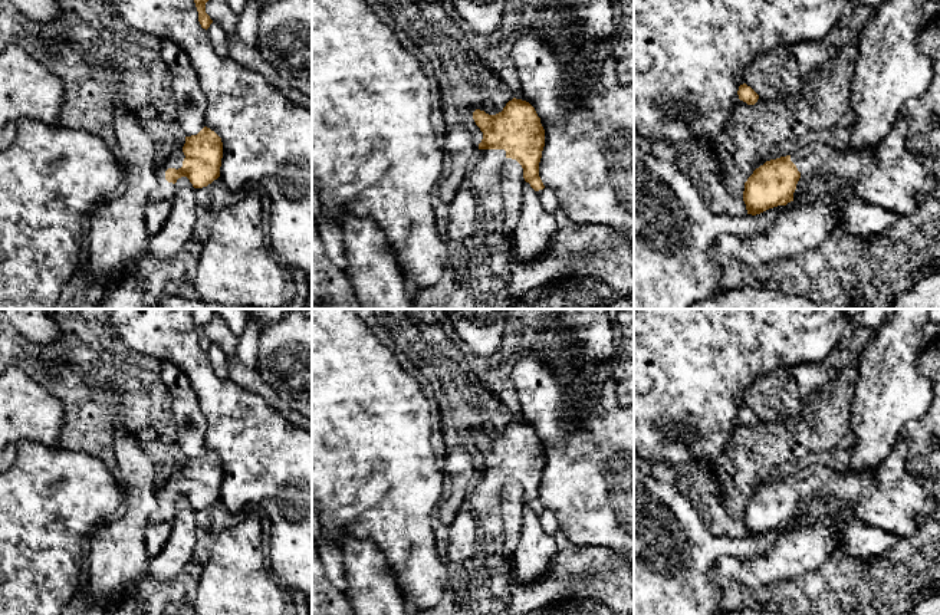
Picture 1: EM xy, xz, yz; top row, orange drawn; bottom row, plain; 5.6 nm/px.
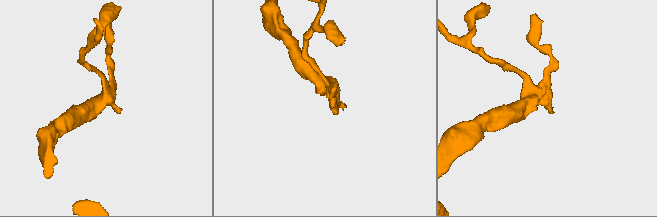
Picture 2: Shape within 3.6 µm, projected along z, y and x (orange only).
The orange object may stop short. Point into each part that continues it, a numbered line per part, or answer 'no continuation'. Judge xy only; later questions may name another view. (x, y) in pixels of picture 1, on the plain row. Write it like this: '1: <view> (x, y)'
1: xy (164, 513)

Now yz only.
1: yz (894, 502)

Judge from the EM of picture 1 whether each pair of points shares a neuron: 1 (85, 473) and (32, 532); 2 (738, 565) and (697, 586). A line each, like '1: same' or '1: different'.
1: same
2: different

